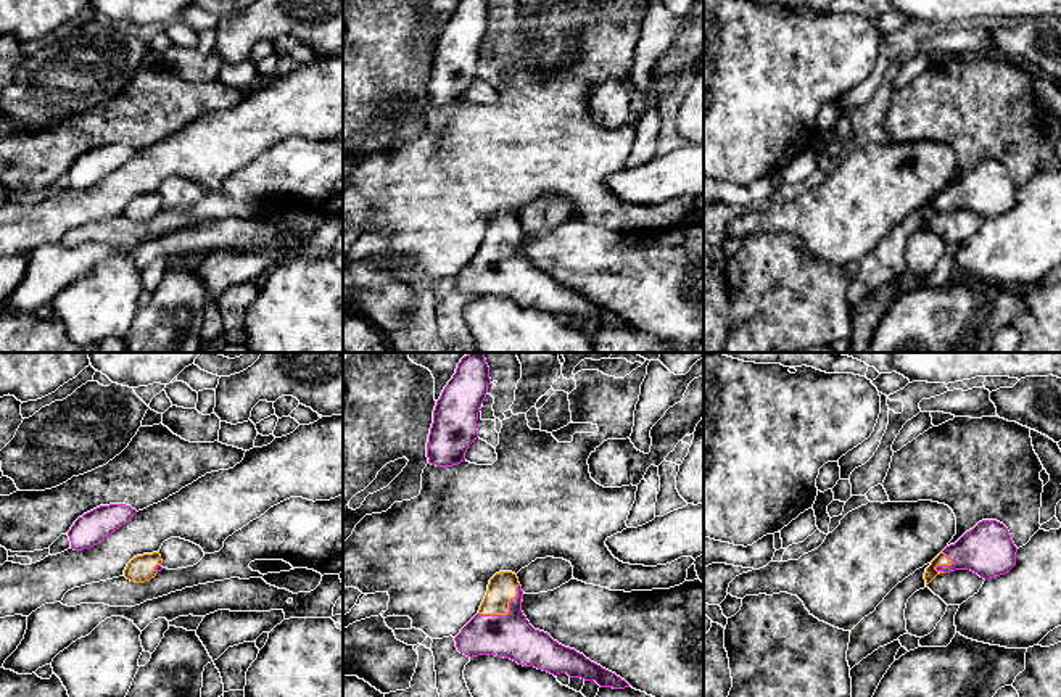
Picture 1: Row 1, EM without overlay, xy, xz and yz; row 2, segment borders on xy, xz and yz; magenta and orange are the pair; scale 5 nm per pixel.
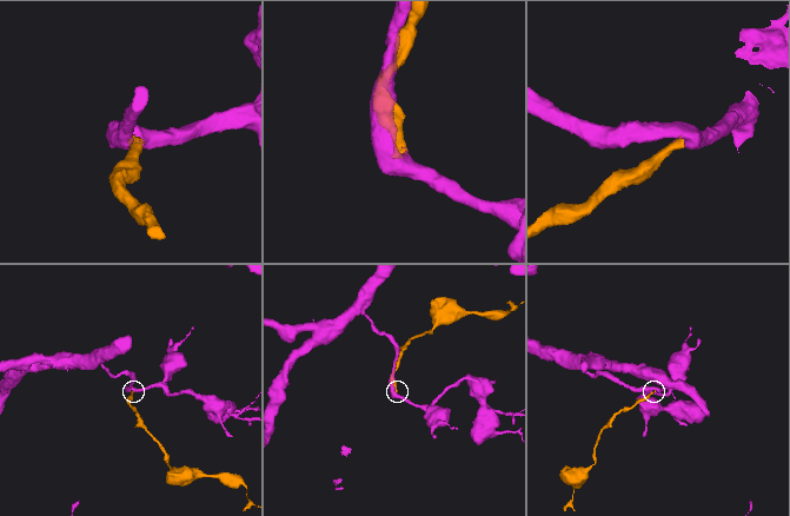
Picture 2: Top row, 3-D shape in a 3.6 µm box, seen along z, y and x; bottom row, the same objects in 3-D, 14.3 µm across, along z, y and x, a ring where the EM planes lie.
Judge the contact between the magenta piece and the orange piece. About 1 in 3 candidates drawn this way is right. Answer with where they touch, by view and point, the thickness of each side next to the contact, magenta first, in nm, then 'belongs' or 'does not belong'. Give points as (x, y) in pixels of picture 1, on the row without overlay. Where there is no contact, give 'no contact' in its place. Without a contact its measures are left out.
contact xz (509, 251); calibres 220 and 140 nm; belongs

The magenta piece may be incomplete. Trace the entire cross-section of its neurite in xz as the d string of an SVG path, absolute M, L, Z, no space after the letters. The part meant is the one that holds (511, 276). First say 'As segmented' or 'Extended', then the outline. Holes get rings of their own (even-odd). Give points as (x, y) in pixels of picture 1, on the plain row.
Extended. M512 211L496 212L488 224L486 235L478 253L454 277L456 287L467 296L496 295L517 301L523 306L535 306L554 316L567 312L570 317L596 320L601 327L625 328L630 324L615 312L591 301L575 288L554 280L547 272L535 269L522 251L523 230Z

